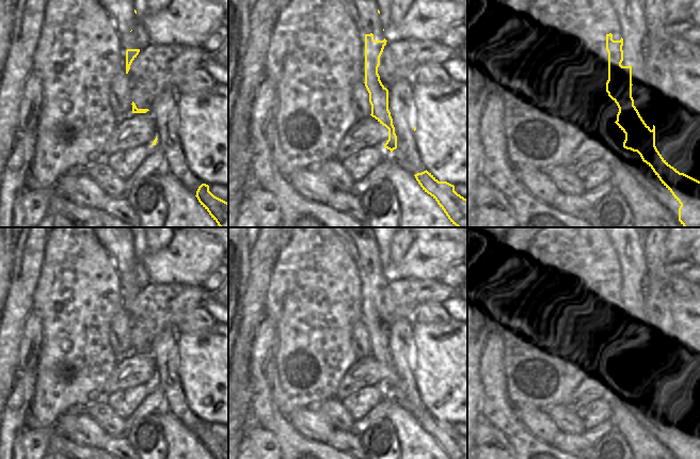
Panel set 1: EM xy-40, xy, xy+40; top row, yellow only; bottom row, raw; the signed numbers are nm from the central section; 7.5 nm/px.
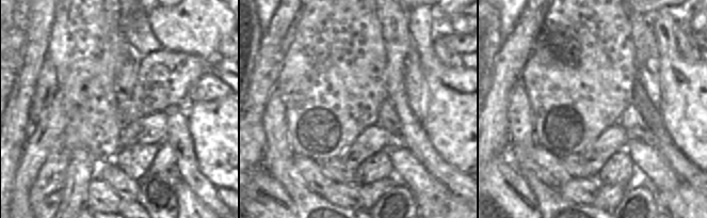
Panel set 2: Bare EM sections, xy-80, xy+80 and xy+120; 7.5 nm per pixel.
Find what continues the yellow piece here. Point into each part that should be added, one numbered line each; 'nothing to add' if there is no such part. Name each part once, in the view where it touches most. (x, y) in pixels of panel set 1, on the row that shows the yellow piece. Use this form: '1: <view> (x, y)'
1: xy (365, 13)

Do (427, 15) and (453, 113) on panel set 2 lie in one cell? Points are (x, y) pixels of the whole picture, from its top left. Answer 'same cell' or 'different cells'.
same cell

